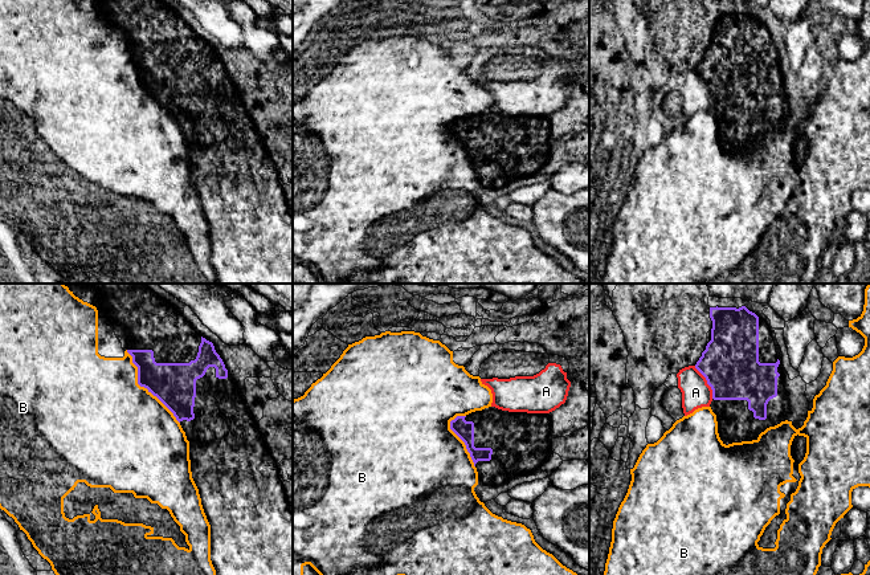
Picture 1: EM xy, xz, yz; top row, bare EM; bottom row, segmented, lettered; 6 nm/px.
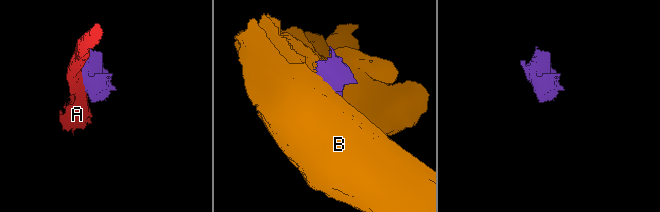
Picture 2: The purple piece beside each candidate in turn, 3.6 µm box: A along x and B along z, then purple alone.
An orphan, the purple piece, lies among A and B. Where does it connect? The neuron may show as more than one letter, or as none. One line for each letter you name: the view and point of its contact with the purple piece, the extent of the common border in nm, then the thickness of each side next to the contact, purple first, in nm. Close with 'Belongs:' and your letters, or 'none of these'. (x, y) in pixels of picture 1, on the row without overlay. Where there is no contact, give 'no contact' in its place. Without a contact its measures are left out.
Belongs: none of these

